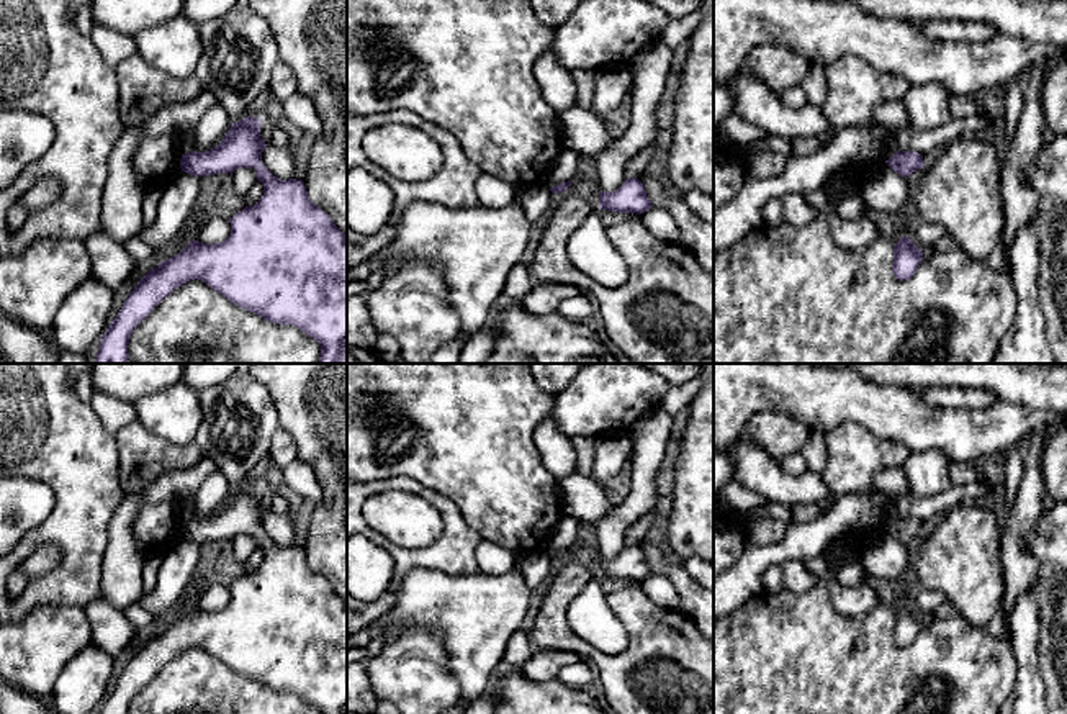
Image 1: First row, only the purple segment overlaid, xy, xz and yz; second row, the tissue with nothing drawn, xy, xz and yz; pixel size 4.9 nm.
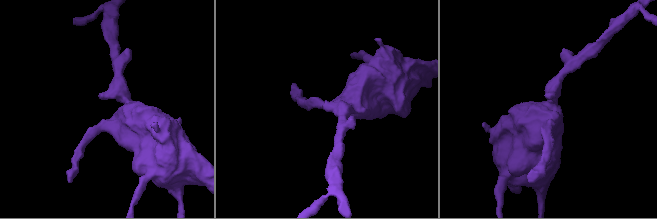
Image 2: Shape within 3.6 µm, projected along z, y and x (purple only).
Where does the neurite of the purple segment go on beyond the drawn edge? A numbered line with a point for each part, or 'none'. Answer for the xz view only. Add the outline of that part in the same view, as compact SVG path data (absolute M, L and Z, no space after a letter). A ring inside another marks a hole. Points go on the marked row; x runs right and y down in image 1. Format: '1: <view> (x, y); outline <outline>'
none

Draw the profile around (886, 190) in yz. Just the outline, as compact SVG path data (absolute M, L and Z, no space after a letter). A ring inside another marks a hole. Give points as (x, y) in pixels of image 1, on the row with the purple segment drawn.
M885 162L874 167L872 177L861 185L861 198L872 210L887 213L897 219L903 210L910 187L905 177L894 172Z

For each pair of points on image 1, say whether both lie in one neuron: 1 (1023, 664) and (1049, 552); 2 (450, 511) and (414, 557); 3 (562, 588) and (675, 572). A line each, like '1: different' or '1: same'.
1: different
2: same
3: different

